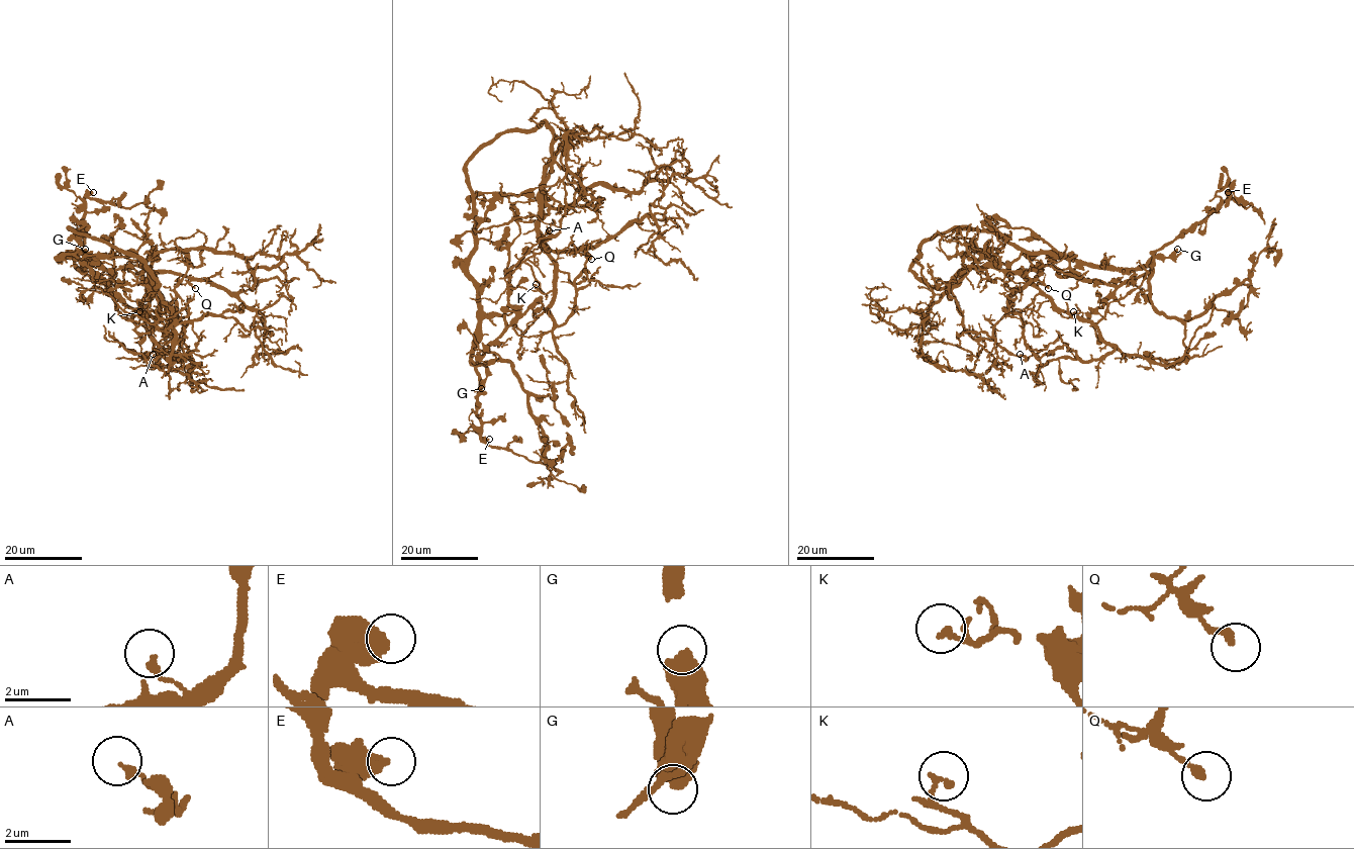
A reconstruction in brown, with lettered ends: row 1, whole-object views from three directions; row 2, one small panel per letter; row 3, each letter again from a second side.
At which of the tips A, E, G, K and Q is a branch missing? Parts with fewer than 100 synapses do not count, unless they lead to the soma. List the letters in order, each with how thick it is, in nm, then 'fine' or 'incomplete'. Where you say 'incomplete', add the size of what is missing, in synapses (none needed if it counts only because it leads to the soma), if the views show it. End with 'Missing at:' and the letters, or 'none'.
A: 190 nm thick; fine
E: 550 nm thick; fine
G: 480 nm thick; fine
K: 150 nm thick; fine
Q: 240 nm thick; fine
Missing at: none

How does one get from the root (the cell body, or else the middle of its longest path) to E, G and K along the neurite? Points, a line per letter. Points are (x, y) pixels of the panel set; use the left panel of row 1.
E: (158, 311), (143, 265), (113, 269), (107, 285), (75, 263), (85, 198), (93, 192)
G: (158, 311), (143, 265), (113, 269), (107, 285), (75, 263), (81, 254), (90, 257), (85, 249)
K: (158, 311), (156, 318), (139, 311)

